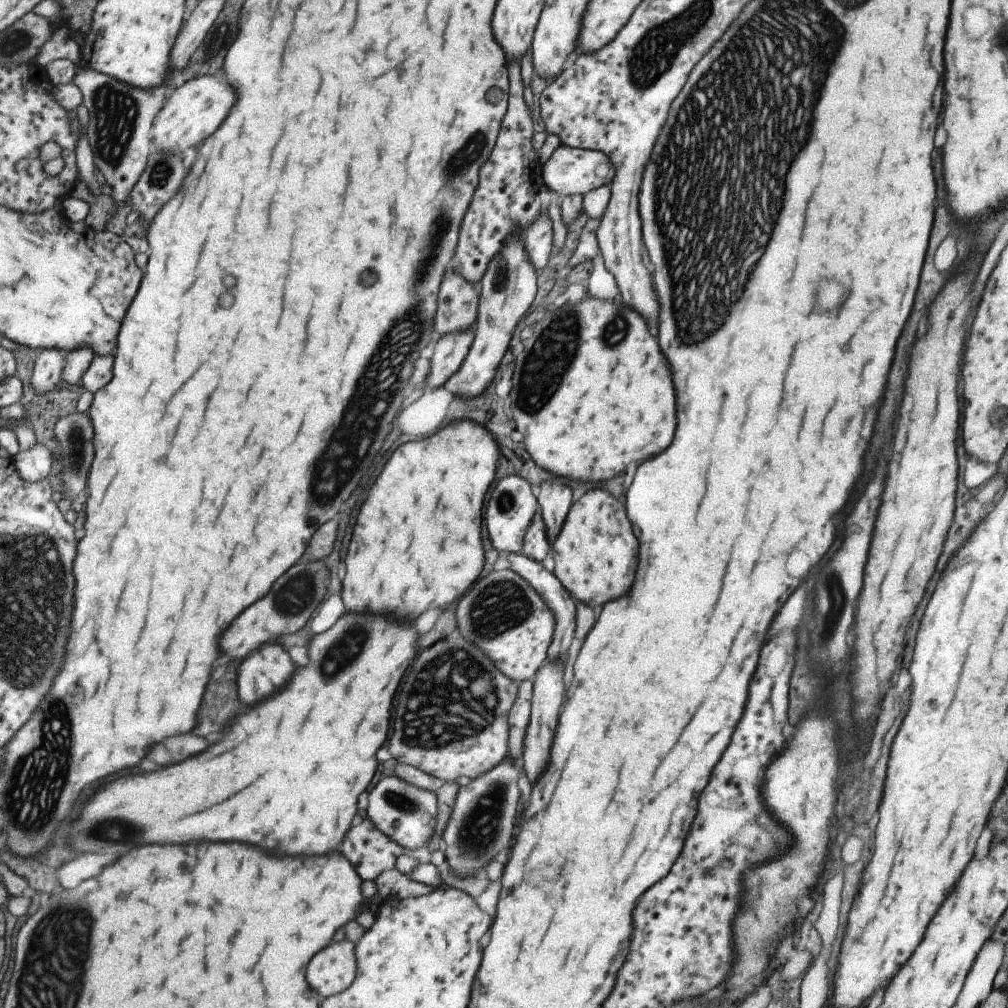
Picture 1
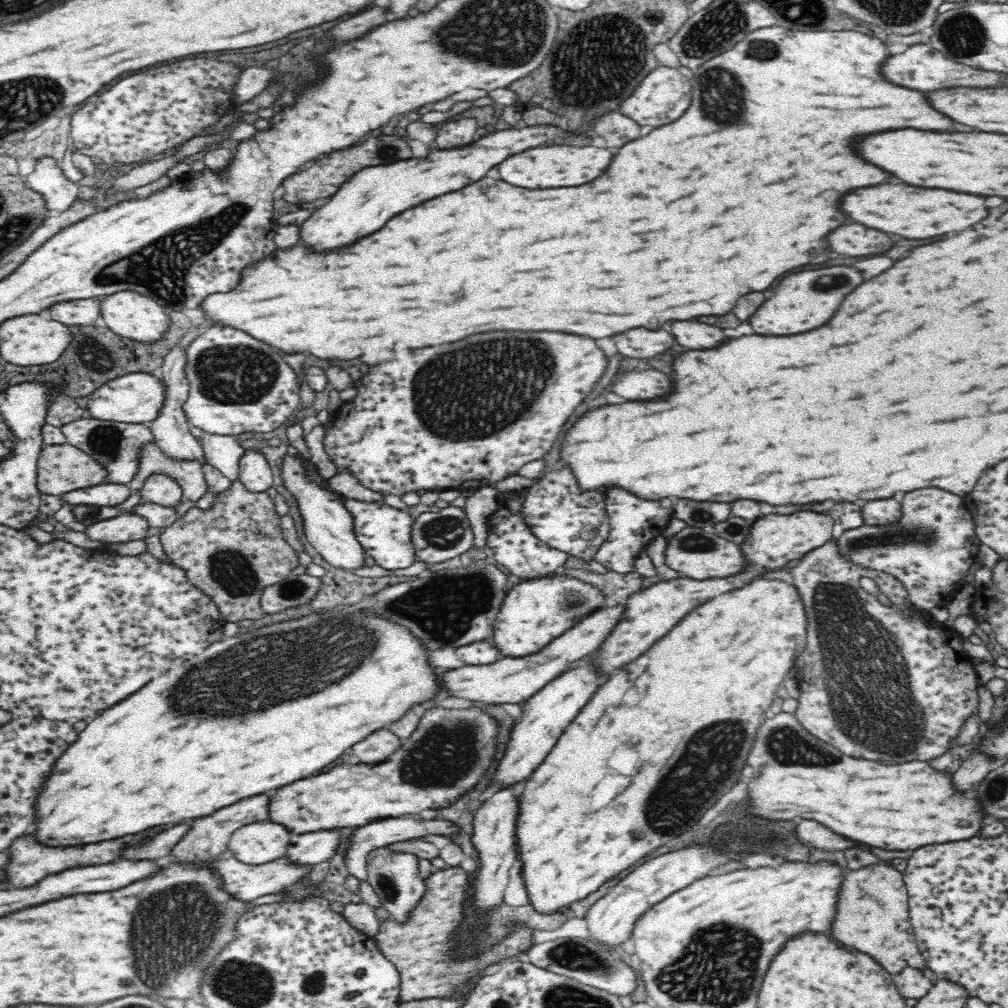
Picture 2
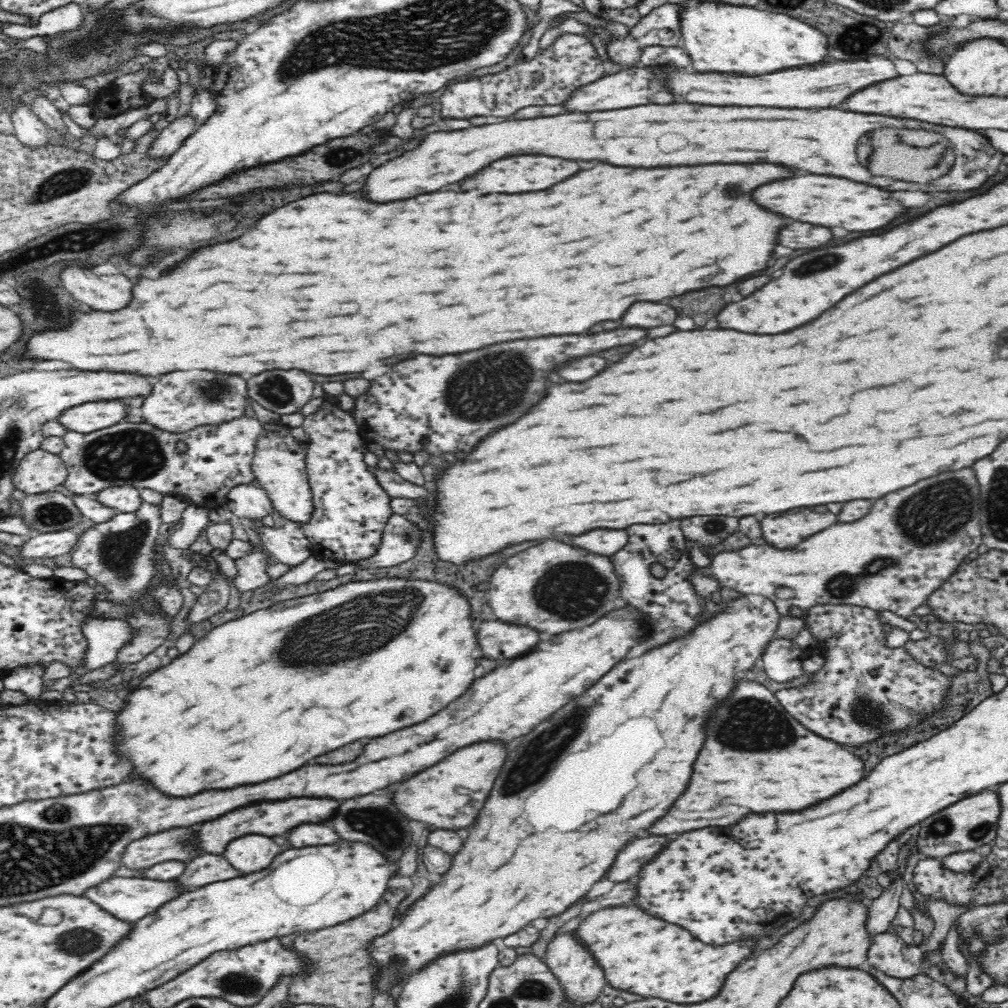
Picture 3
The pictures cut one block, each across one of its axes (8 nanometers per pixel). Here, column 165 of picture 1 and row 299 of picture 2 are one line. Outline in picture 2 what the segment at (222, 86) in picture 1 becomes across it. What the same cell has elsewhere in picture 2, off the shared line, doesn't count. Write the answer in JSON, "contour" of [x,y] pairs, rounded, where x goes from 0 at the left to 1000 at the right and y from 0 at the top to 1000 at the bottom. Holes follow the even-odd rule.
{"contour":[[[117,290],[101,298],[101,319],[117,333],[123,333],[127,337],[135,337],[137,341],[153,341],[157,339],[169,325],[169,315],[163,312],[155,298],[141,294],[137,290]]]}

